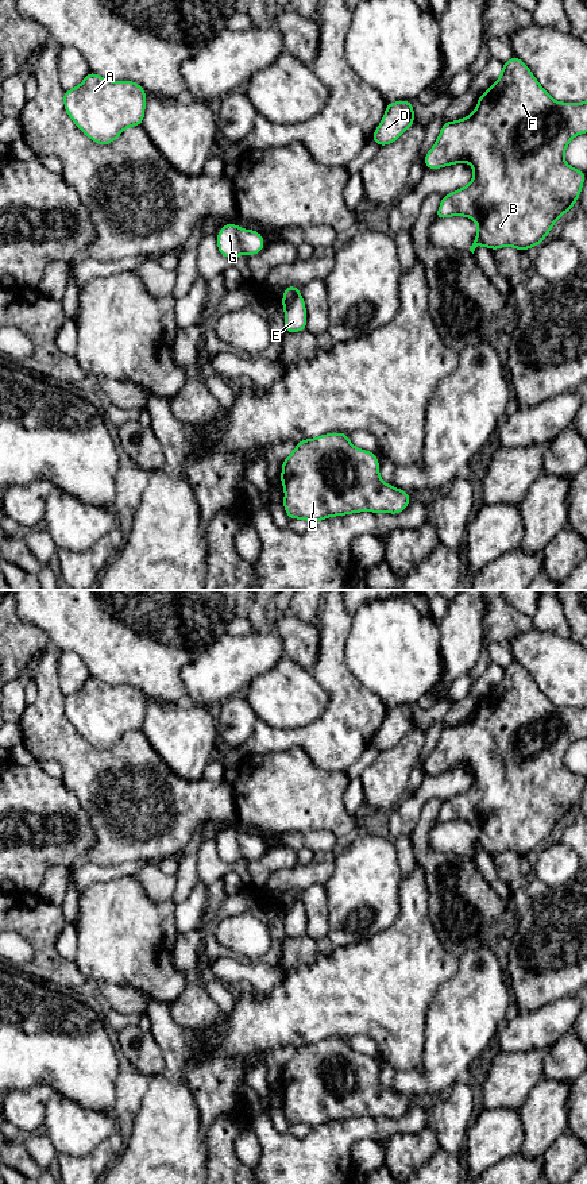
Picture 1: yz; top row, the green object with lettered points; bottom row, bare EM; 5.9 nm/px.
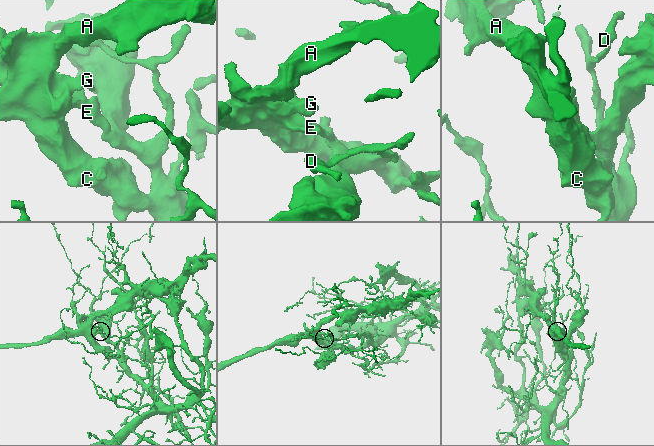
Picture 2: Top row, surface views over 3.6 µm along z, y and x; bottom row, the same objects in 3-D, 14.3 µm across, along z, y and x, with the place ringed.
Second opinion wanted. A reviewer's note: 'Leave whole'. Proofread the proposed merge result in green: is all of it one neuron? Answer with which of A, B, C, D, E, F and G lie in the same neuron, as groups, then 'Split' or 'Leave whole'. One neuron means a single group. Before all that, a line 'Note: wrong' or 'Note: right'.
Note: wrong
Groups: A G / B C D E F. Split

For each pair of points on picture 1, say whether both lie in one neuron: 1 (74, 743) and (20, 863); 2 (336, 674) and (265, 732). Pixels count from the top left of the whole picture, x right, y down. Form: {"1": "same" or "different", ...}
{"1": "different", "2": "same"}

